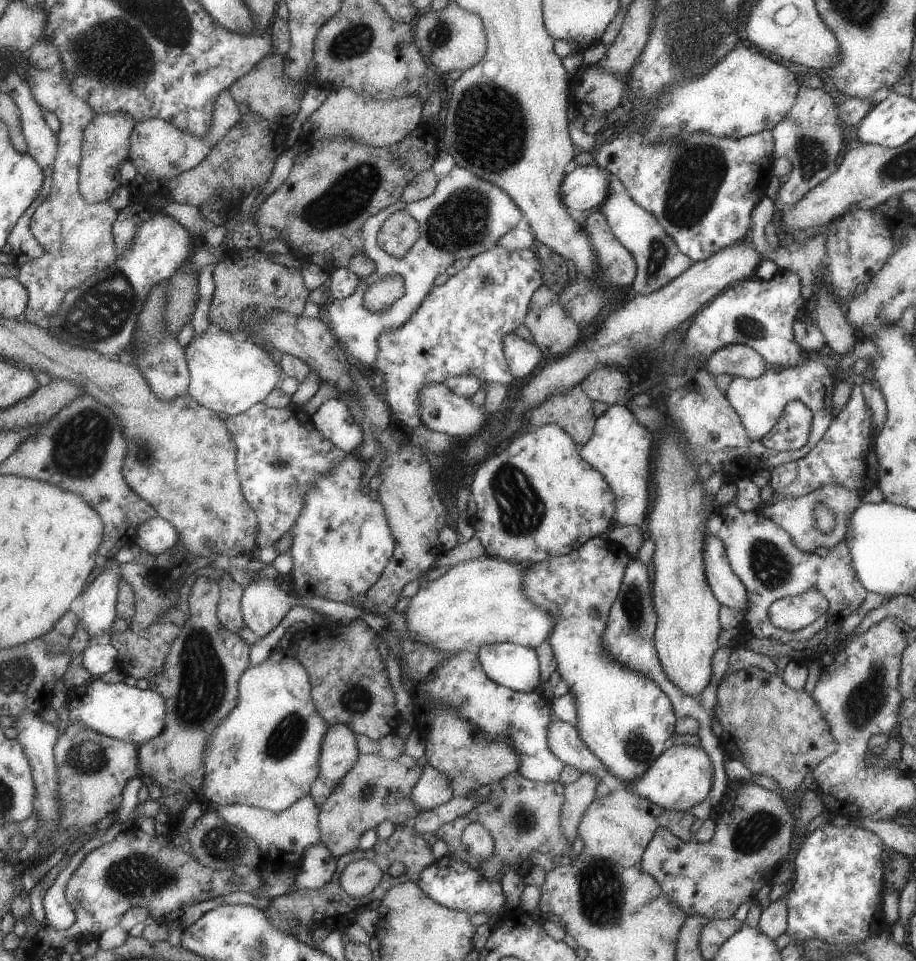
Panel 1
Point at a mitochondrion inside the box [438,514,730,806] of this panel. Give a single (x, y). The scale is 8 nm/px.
(633, 601)

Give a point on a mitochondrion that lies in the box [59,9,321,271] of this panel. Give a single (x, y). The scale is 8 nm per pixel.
(90, 61)

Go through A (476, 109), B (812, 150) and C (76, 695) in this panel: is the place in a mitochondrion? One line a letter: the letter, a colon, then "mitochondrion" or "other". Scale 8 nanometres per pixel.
A: mitochondrion
B: mitochondrion
C: other

